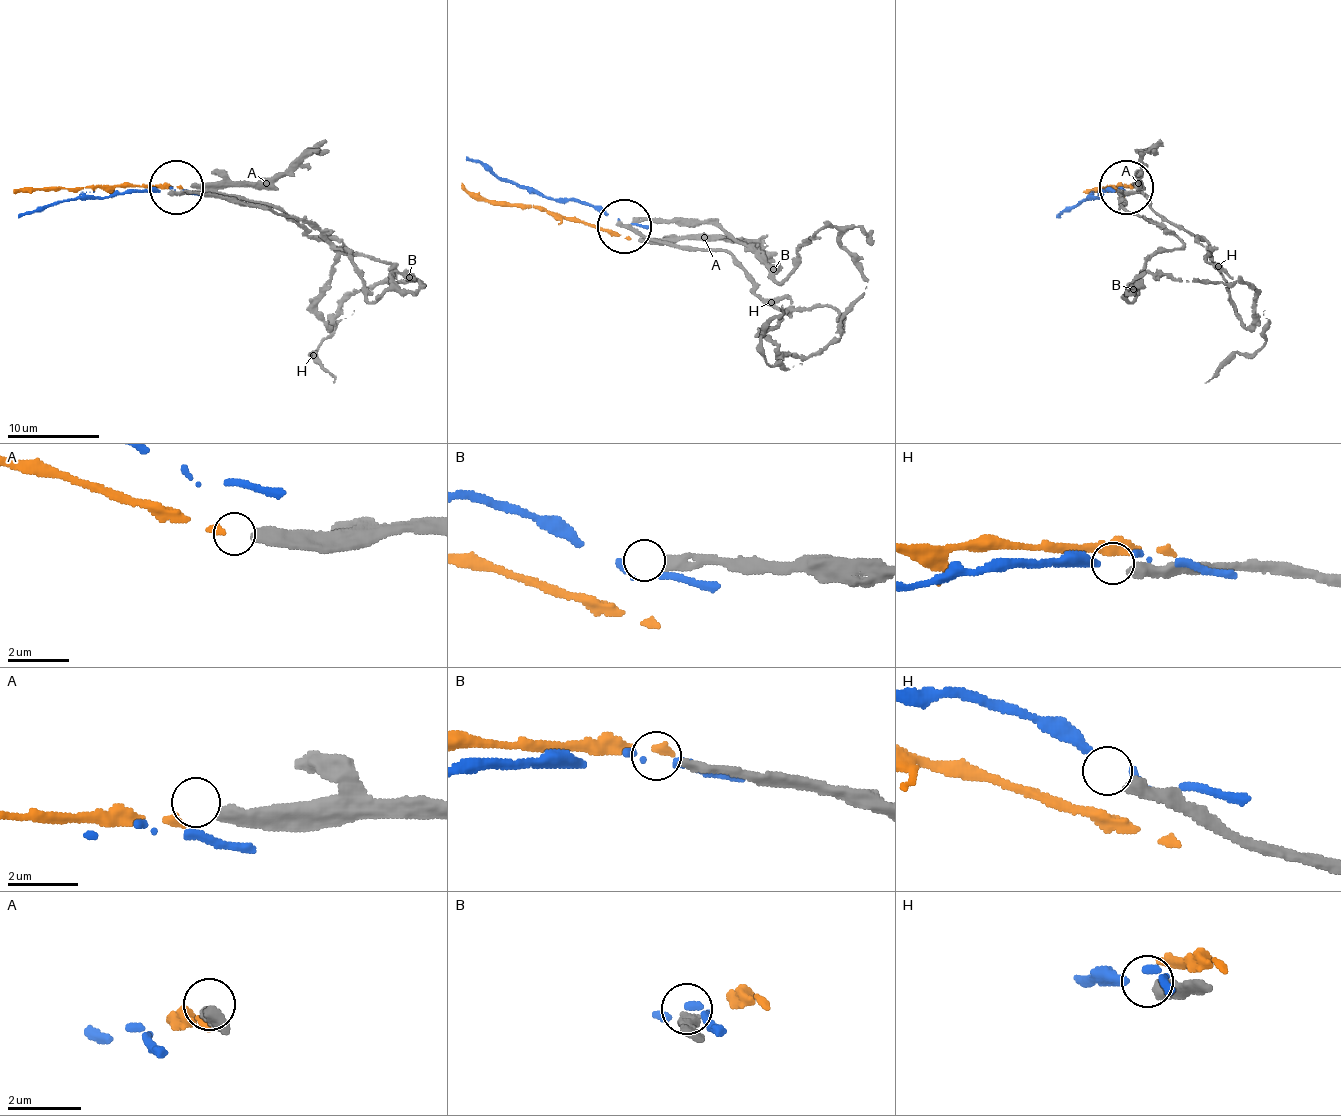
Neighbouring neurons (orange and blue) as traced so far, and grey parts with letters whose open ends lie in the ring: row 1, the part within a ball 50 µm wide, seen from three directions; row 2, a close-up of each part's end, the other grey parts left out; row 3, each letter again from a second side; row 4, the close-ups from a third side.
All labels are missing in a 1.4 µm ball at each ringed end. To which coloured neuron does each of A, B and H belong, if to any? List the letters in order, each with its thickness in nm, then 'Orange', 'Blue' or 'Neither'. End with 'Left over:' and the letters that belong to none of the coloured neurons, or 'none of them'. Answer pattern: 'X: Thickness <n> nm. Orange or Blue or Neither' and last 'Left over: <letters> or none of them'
A: Thickness 420 nm. Neither
B: Thickness 280 nm. Neither
H: Thickness 400 nm. Neither
Left over: A, B, H

